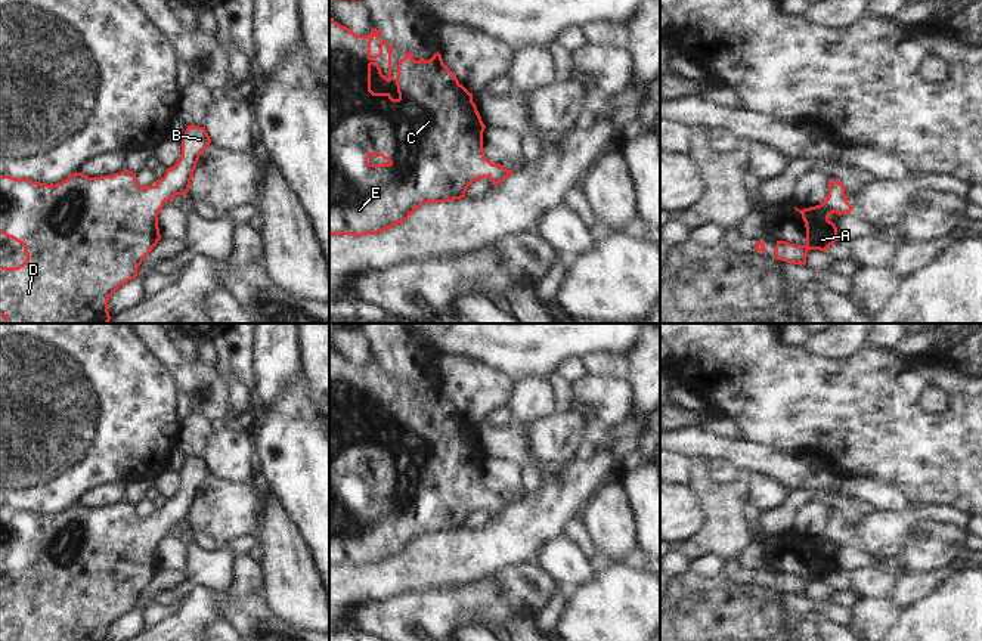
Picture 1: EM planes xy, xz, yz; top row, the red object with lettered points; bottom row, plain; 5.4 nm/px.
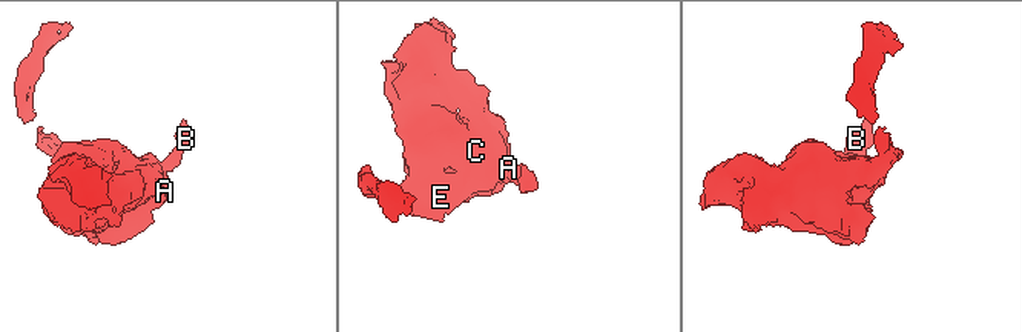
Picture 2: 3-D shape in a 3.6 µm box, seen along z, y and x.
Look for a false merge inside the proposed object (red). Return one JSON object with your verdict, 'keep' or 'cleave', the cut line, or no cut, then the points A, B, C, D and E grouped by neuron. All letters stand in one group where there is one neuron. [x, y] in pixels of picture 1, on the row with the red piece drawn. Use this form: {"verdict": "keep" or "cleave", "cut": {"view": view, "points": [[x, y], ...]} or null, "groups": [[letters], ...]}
{"verdict": "keep", "cut": null, "groups": [["A", "B", "C", "D", "E"]]}

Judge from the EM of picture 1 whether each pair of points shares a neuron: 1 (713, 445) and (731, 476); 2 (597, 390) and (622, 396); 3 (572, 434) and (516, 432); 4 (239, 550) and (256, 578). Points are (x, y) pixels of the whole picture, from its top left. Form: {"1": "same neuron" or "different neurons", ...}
{"1": "different neurons", "2": "same neuron", "3": "different neurons", "4": "different neurons"}

